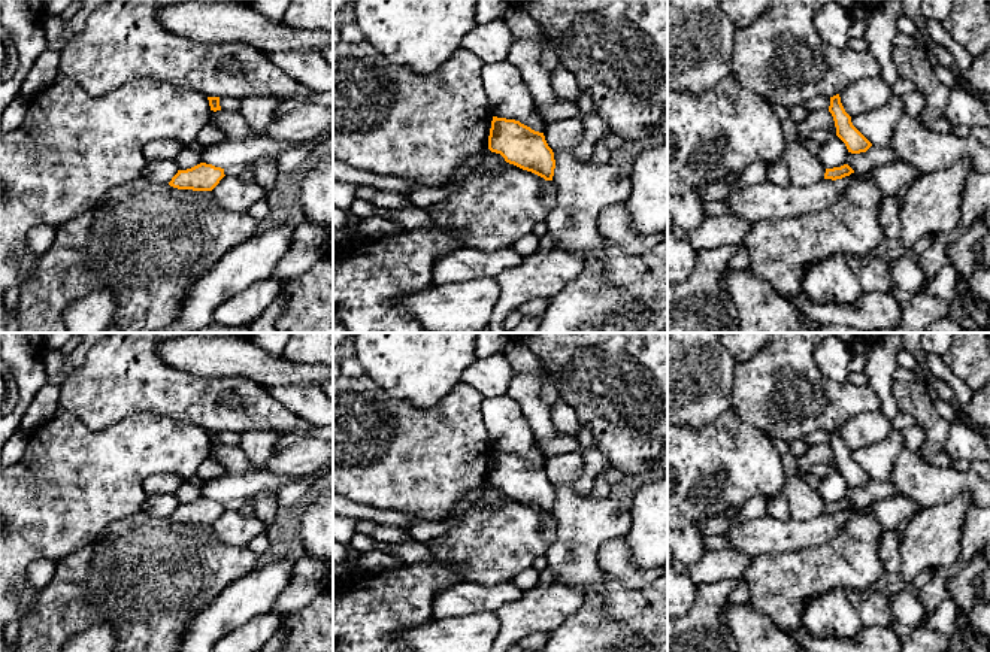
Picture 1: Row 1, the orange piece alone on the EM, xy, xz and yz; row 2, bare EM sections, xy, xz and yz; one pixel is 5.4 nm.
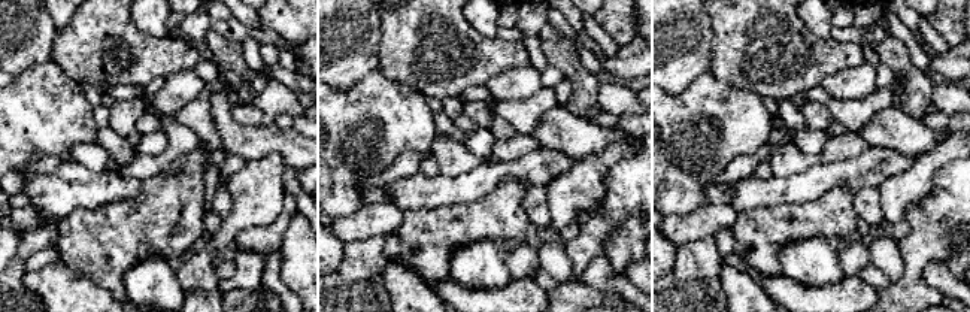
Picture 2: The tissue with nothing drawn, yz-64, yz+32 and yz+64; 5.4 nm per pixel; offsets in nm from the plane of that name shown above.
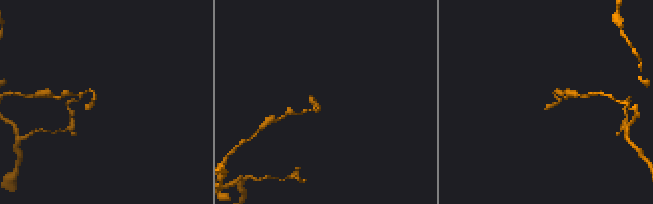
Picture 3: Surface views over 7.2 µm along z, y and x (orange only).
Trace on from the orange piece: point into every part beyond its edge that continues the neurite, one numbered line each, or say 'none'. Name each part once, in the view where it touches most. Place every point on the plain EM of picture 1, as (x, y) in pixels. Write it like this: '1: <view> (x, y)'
none

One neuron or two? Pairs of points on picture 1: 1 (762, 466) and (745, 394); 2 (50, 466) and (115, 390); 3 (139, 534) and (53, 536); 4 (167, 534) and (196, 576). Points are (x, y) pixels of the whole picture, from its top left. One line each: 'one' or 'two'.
1: two
2: two
3: two
4: one

